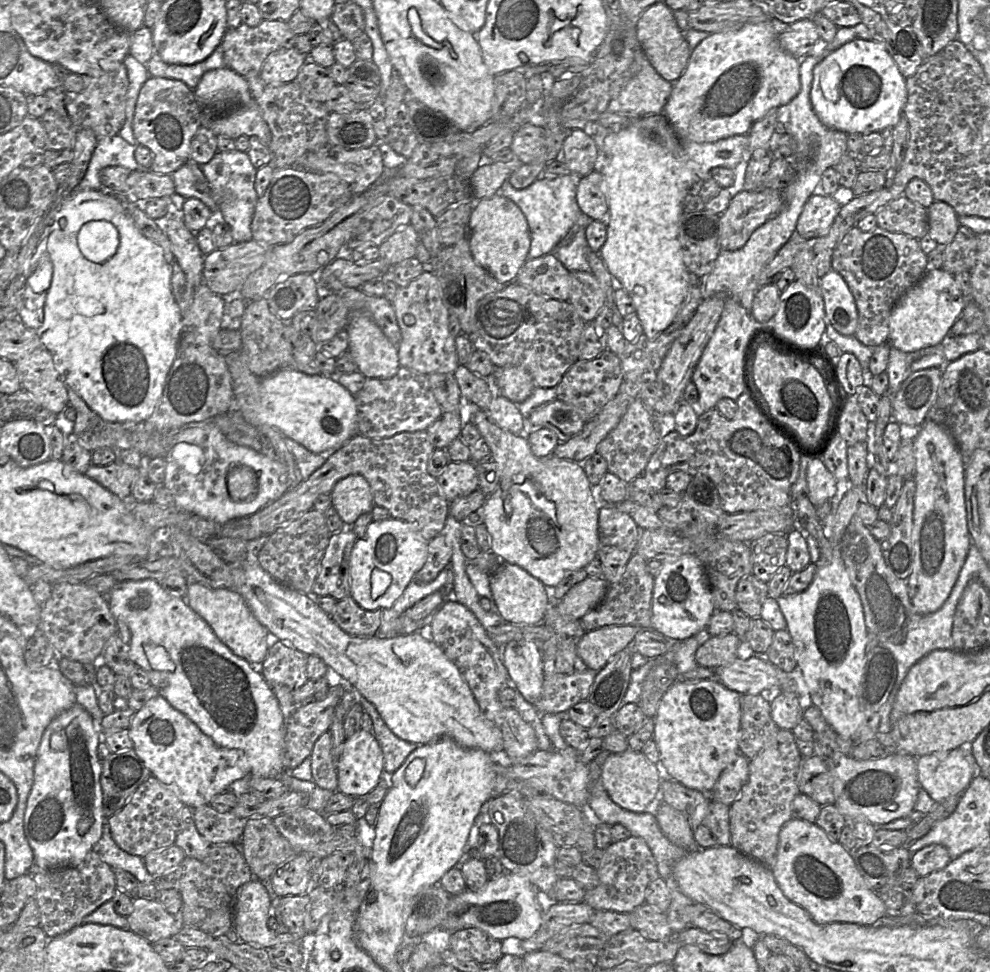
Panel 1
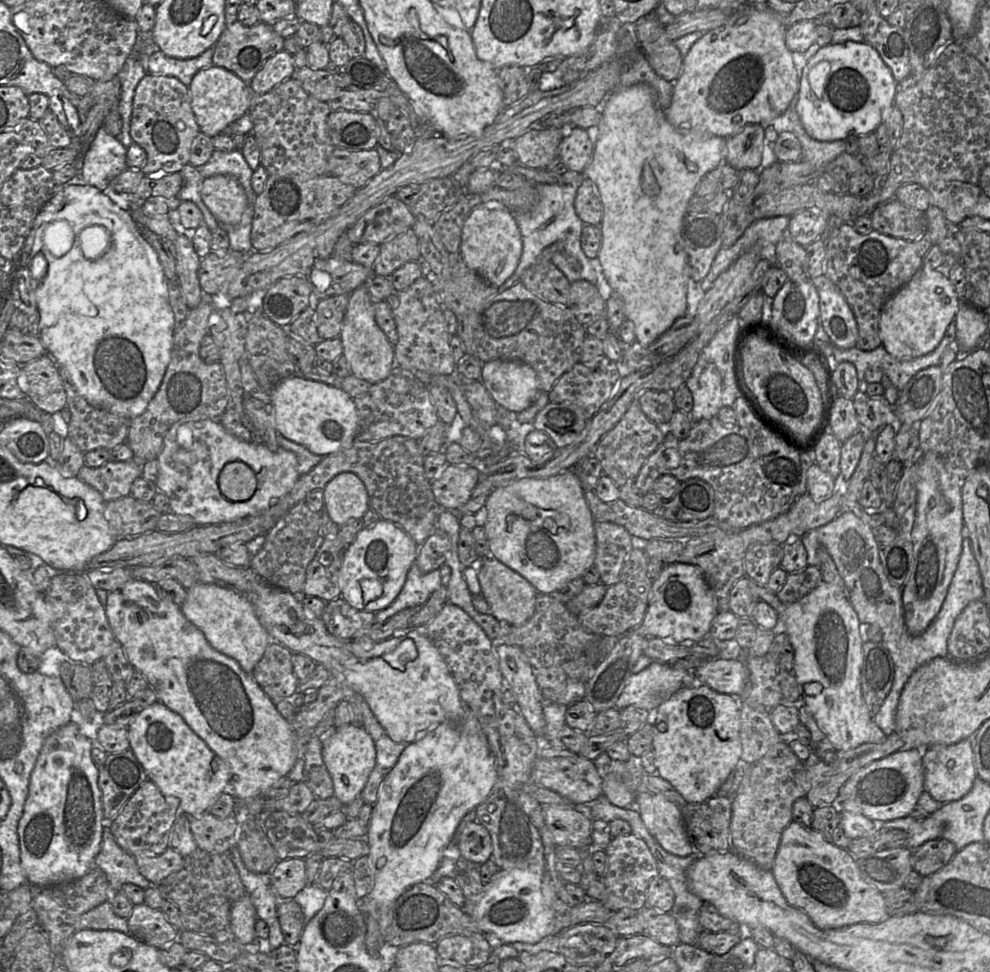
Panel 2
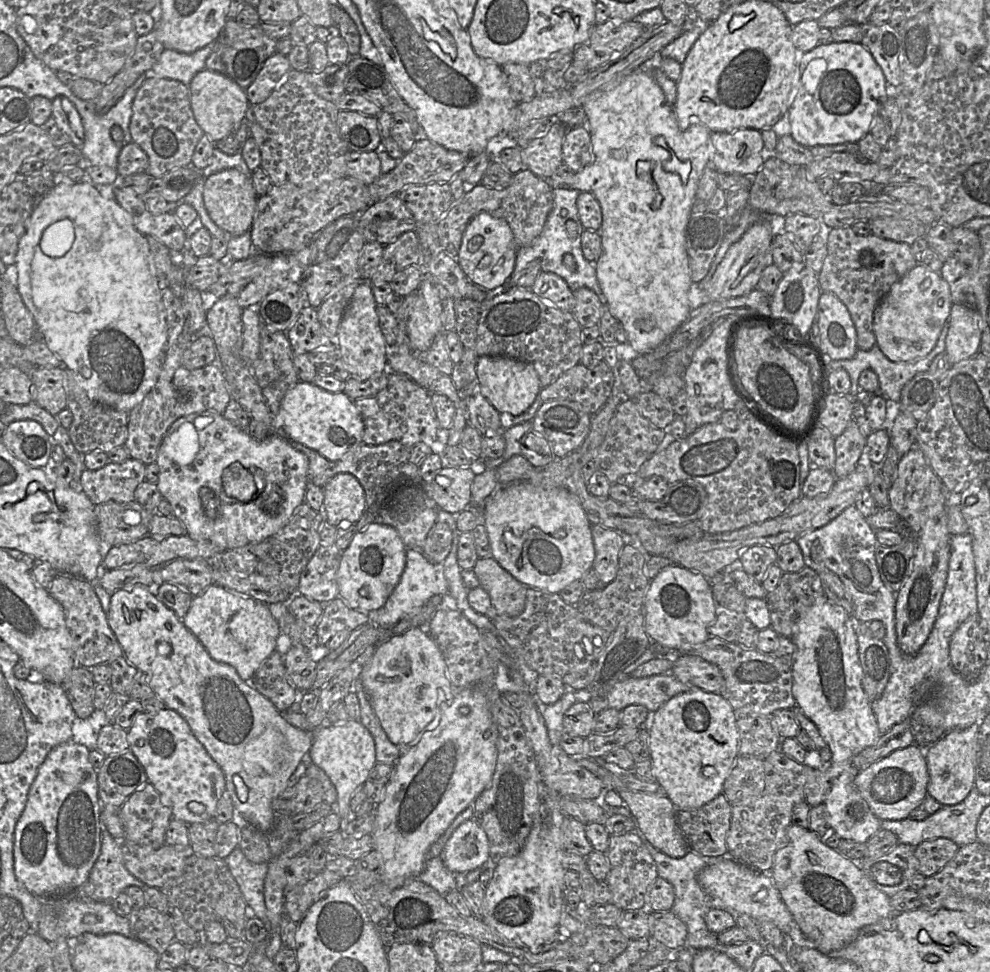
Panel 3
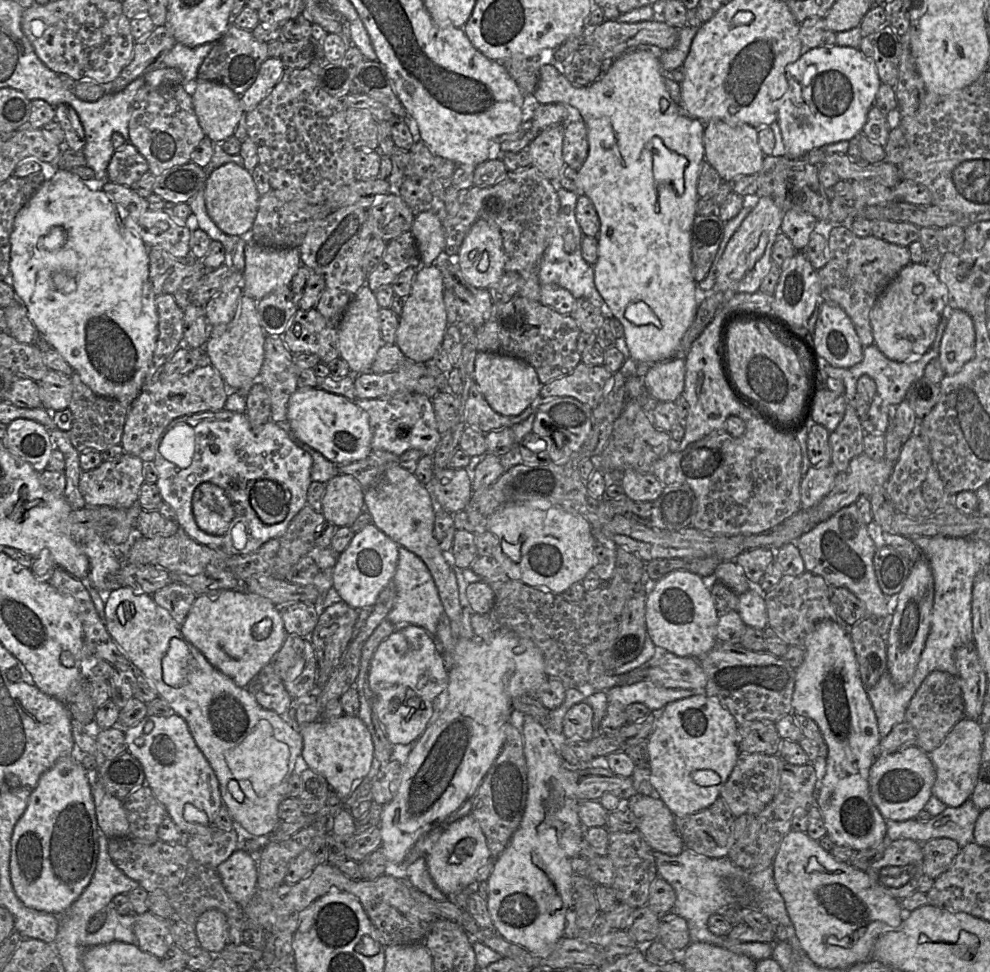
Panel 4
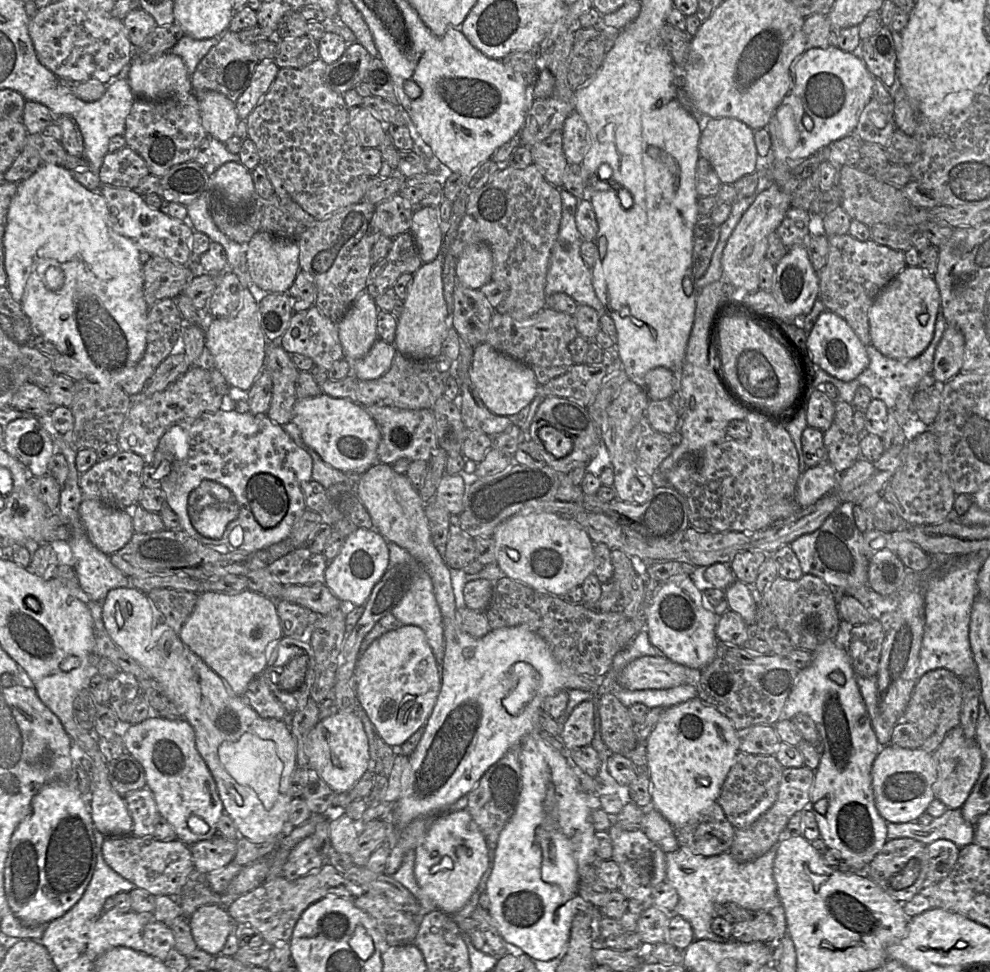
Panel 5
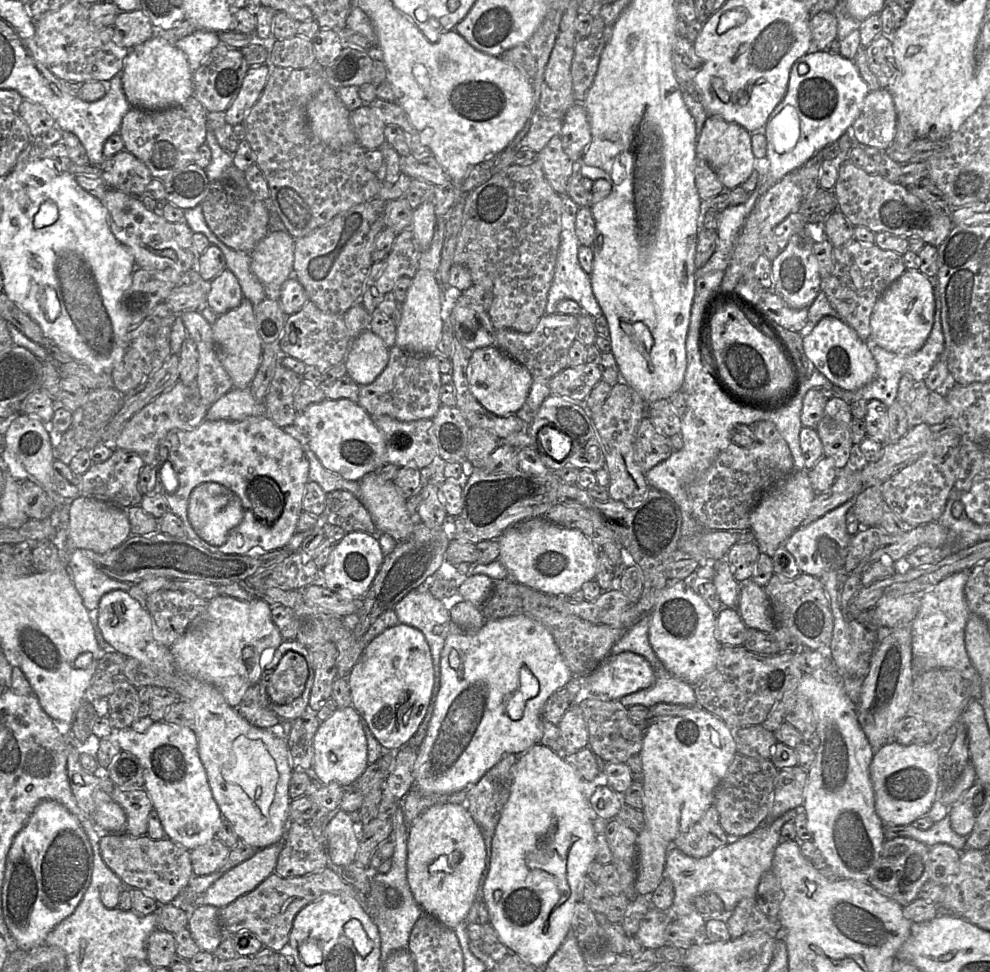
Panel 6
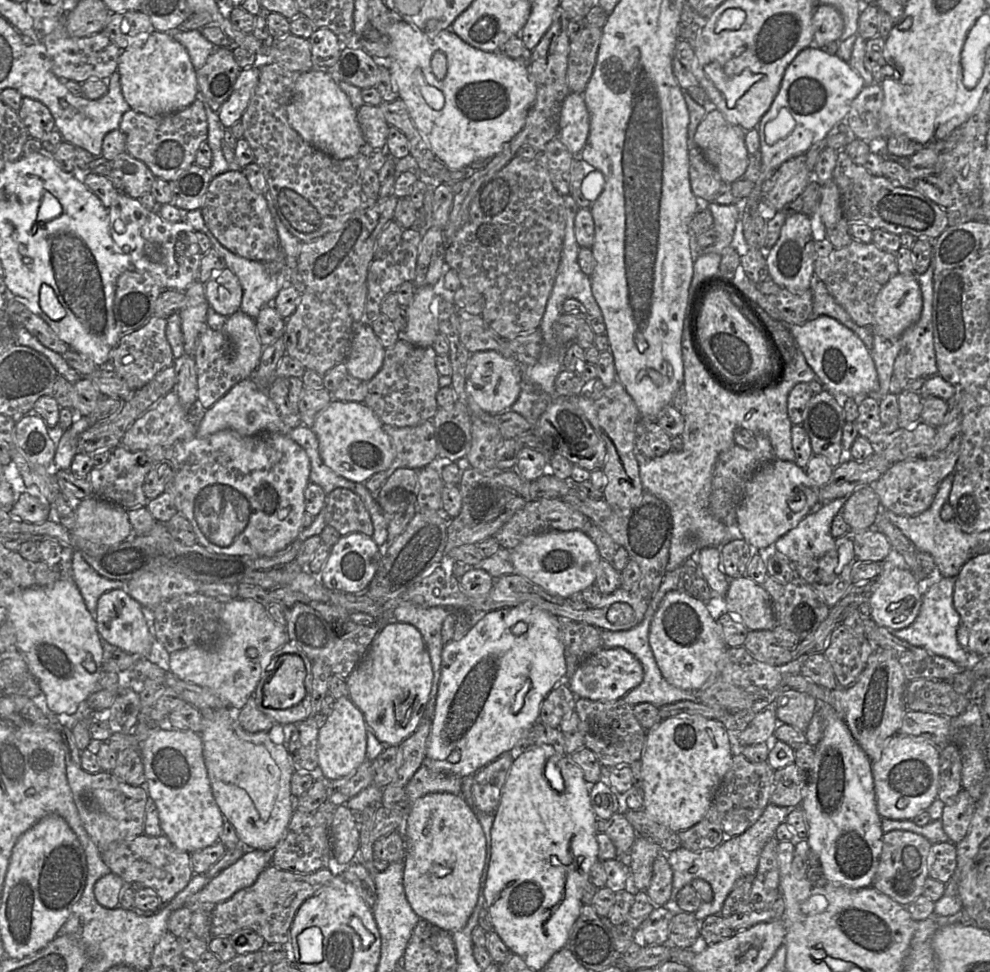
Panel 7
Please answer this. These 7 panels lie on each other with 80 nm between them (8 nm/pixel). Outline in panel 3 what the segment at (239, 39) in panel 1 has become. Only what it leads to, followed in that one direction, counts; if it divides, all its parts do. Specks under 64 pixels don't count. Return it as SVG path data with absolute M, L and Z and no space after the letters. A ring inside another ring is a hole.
M227 19L219 37L213 42L214 47L206 59L205 68L221 73L246 89L256 78L264 62L276 53L277 41L268 37L258 25L242 27L233 19Z

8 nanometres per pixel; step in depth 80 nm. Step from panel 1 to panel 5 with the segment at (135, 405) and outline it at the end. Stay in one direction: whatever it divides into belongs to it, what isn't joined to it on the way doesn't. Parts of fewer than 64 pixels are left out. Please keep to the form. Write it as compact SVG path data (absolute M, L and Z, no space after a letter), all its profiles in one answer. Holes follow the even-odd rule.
M42 163L41 166L29 177L18 183L17 192L12 198L8 213L5 233L3 236L4 267L7 275L7 287L13 299L20 305L34 331L45 340L52 343L58 352L71 358L77 367L85 374L86 379L104 388L121 388L133 374L137 363L145 353L147 344L147 315L149 307L143 293L143 263L141 251L137 245L127 237L117 233L109 218L105 198L99 191L90 191L73 178L73 173L63 166ZM55 266L63 270L65 283L60 290L51 291L46 286L45 271Z

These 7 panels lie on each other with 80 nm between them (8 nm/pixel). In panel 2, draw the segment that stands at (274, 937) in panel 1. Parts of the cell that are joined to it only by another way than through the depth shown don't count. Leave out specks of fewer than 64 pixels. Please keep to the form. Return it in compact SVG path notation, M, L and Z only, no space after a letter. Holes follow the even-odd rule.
M244 894L237 900L231 909L230 928L235 940L242 944L253 943L257 940L255 935L256 910L250 897Z

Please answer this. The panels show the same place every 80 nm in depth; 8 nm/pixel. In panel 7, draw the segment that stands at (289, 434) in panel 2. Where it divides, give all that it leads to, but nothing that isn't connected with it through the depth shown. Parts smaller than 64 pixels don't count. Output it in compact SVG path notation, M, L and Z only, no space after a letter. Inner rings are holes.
M332 399L317 415L311 429L318 438L319 454L325 465L349 481L364 483L373 474L388 470L395 461L395 451L390 437L383 430L383 423L364 402Z

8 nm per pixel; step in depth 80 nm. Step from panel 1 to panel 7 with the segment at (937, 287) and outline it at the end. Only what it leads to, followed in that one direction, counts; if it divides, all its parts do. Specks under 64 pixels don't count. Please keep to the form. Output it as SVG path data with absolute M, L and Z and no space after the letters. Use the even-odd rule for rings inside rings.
M897 273L889 279L877 295L874 304L872 331L886 339L899 339L906 329L915 324L922 312L923 299L917 276Z

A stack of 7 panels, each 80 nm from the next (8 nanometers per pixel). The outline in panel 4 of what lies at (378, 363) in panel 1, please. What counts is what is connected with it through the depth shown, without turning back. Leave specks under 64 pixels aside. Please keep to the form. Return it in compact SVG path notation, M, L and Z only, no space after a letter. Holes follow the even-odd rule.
M366 283L350 301L338 325L340 357L347 362L353 375L370 372L378 350L385 344L381 337L379 310L375 293Z

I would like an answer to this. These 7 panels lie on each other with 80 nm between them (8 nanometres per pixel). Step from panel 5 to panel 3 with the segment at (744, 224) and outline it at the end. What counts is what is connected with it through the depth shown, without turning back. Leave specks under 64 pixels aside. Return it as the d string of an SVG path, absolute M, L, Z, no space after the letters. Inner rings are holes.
M762 221L752 224L742 237L727 250L711 281L709 291L710 300L722 300L744 296L754 289L758 289L758 282L765 268L774 264L772 257L772 243L774 235L770 222Z

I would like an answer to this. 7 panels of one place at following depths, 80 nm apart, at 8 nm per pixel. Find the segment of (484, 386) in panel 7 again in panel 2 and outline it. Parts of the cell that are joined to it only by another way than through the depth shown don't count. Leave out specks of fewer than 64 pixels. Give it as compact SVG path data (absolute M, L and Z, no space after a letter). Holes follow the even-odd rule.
M517 360L483 363L481 382L499 407L513 413L526 409L541 392L534 369Z

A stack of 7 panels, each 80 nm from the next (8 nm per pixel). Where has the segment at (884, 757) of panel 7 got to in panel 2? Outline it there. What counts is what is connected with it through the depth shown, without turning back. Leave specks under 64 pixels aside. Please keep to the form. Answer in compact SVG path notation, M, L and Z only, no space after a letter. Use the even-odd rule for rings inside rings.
M903 749L855 772L837 798L839 809L862 814L876 823L910 816L924 791L923 749Z

